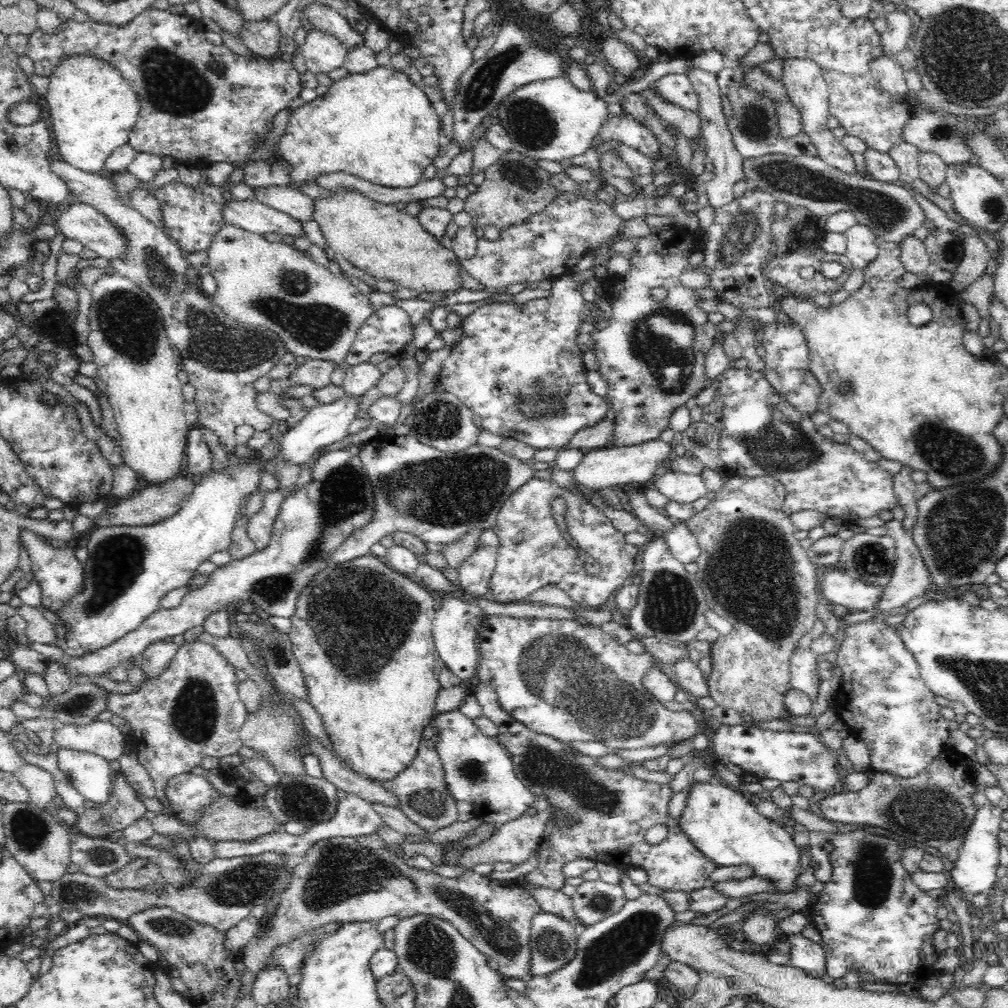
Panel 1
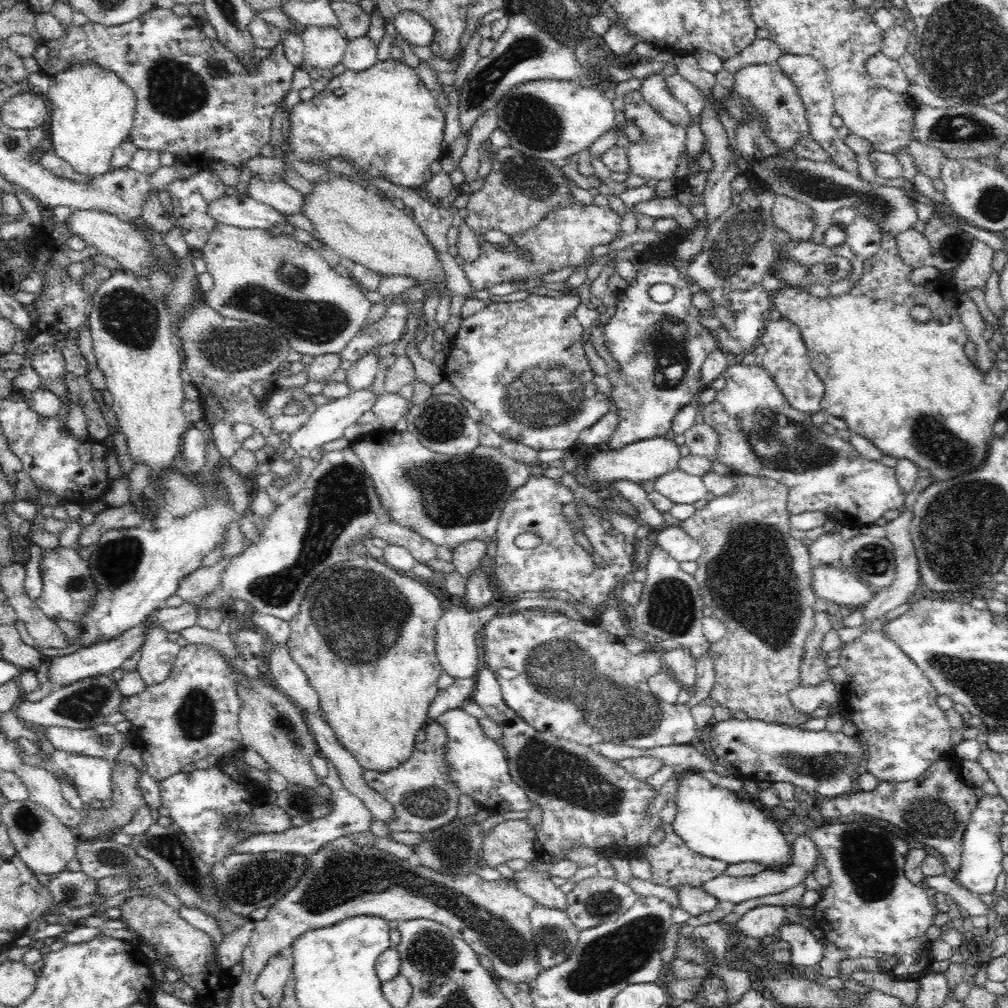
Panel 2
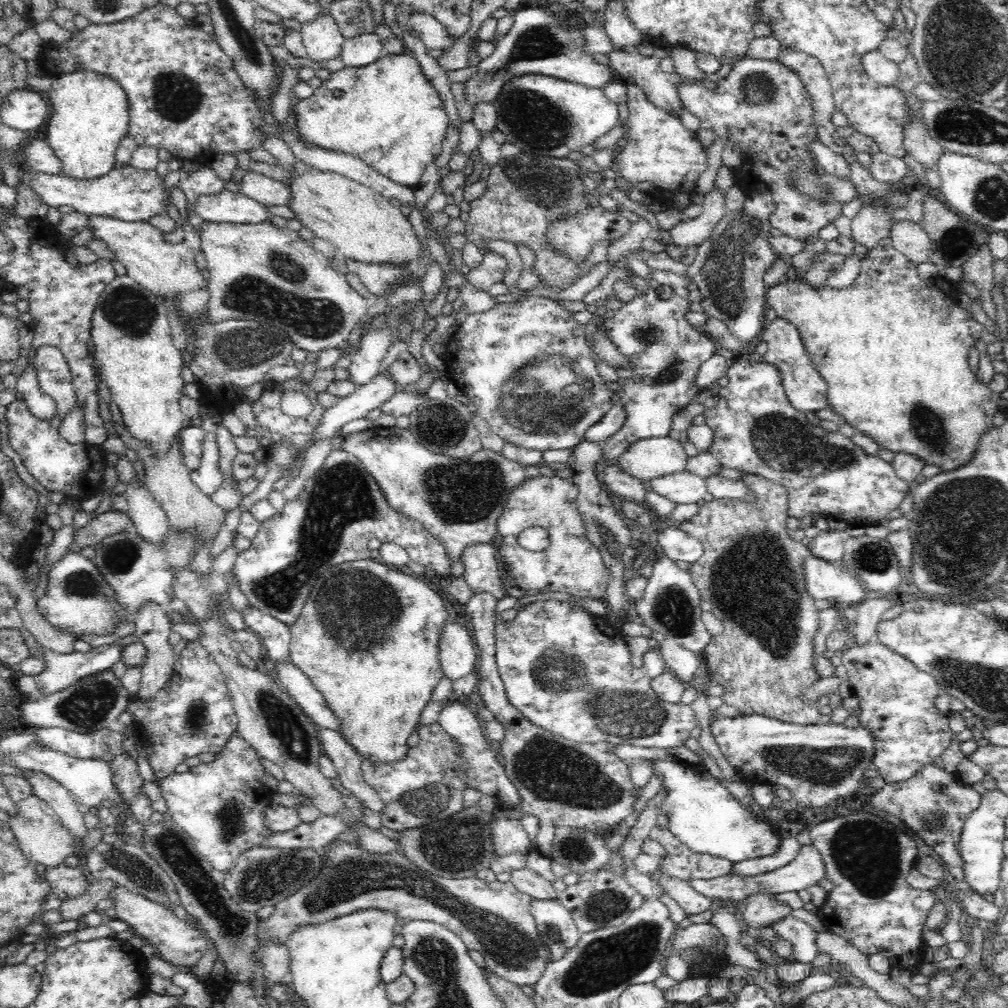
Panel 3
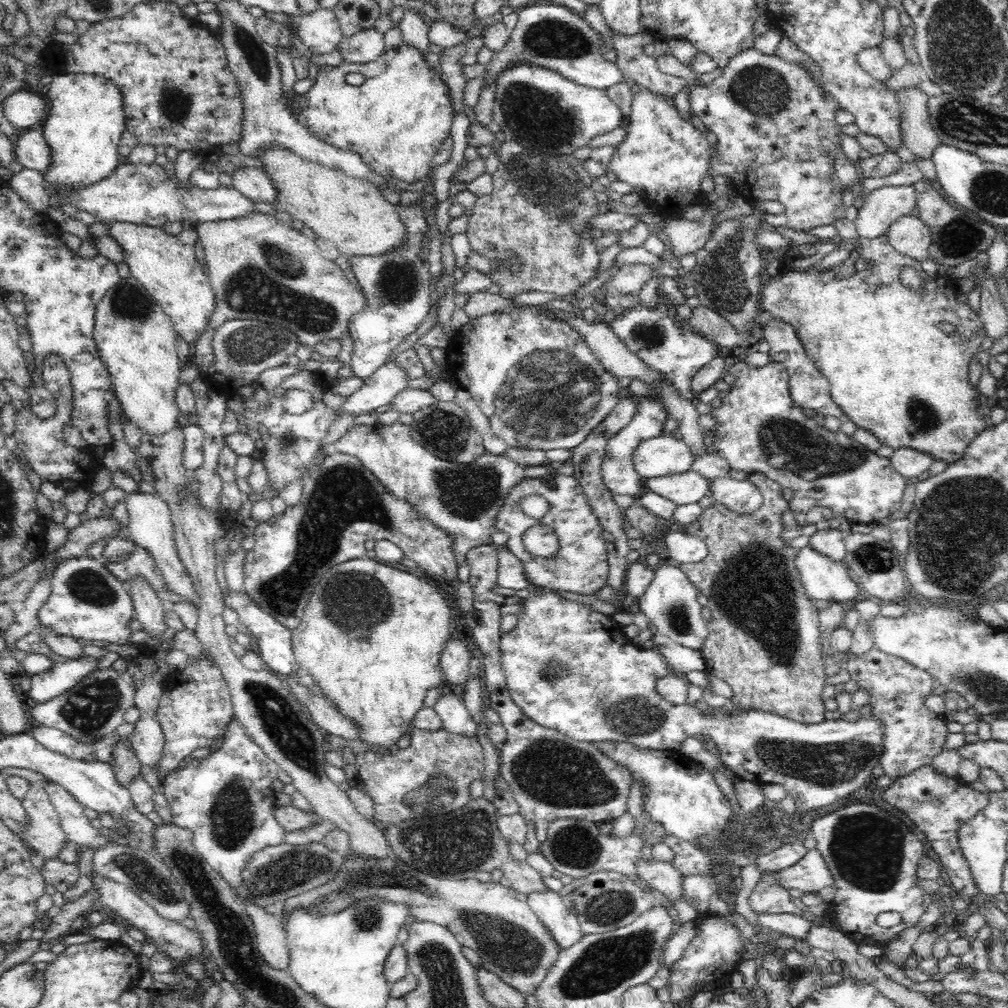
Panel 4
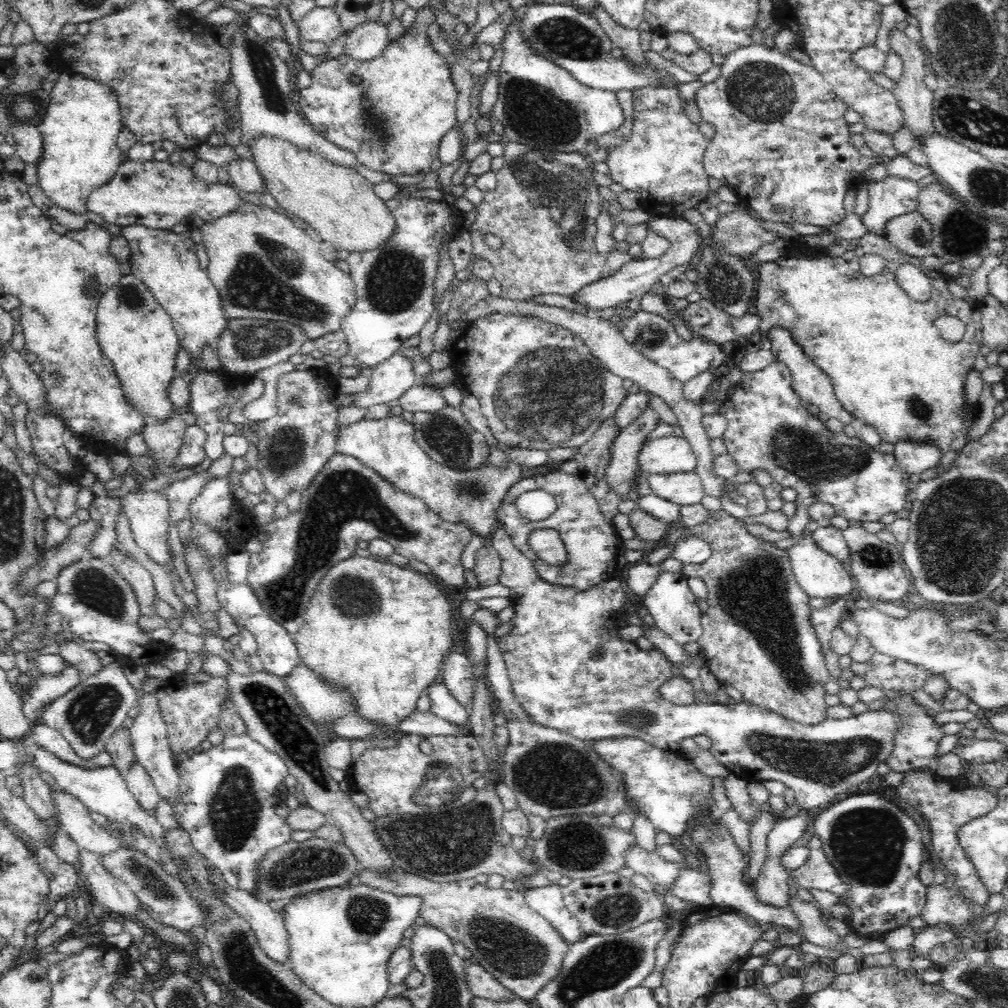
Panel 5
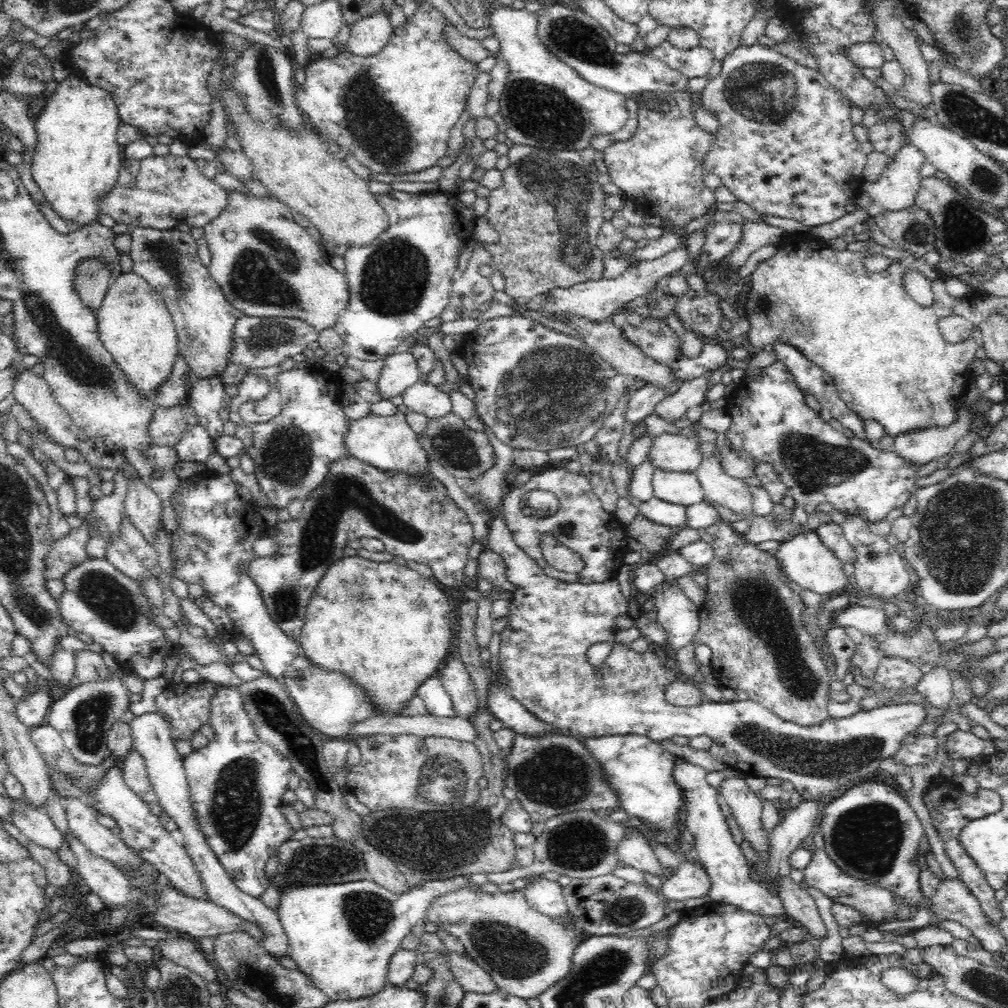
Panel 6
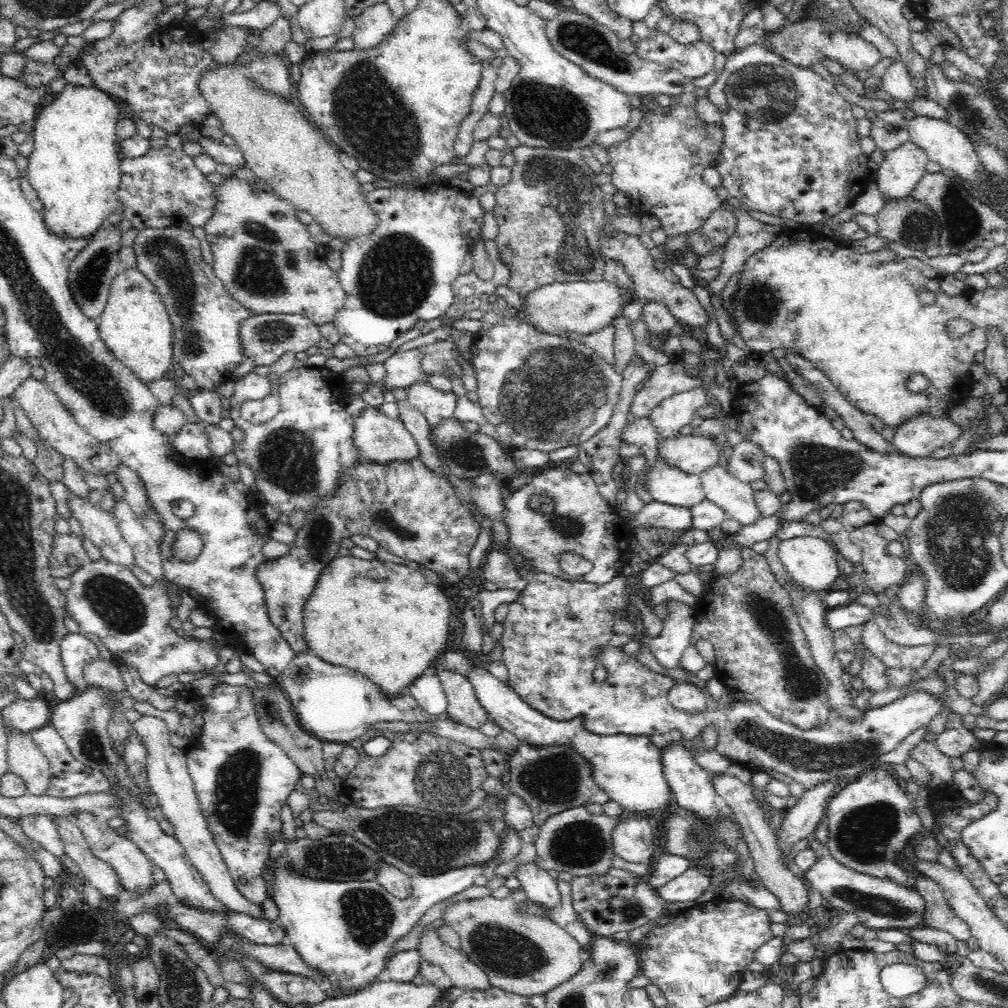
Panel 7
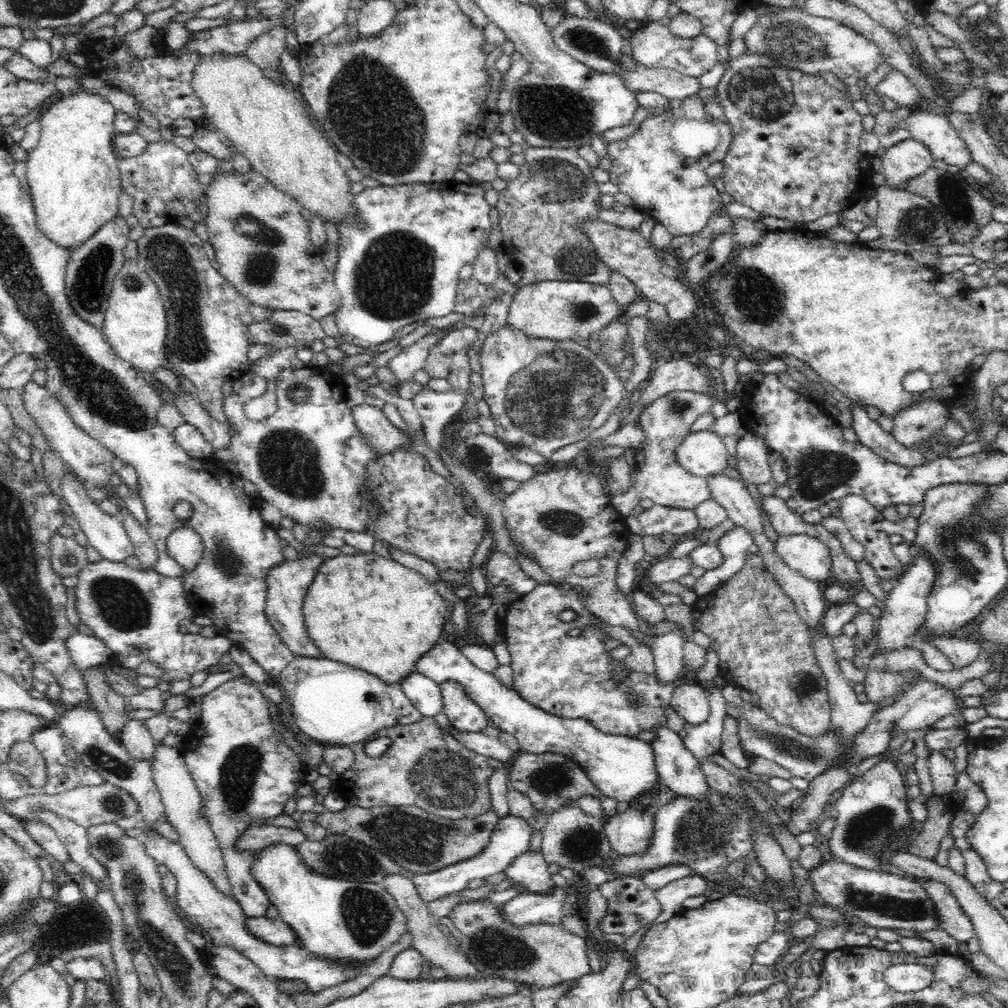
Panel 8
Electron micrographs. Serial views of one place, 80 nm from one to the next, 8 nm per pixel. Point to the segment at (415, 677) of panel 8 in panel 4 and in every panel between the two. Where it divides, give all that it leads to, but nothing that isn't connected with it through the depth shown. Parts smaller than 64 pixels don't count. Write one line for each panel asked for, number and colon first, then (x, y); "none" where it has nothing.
4: (451, 709)
5: (442, 704)
6: (438, 702)
7: (427, 691)

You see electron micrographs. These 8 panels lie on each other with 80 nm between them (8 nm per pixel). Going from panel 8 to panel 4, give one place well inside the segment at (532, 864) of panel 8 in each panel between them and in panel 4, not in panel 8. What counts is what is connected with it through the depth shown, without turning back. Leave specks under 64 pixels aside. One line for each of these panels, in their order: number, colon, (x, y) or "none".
4: (563, 925)
5: (547, 901)
6: (545, 896)
7: (541, 888)

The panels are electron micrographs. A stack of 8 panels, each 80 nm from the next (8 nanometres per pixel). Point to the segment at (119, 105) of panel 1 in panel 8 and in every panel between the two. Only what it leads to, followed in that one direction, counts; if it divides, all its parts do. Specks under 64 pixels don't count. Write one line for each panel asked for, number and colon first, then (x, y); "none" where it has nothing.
2: (92, 111)
3: (89, 118)
4: (83, 128)
5: (80, 127)
6: (77, 157)
7: (74, 167)
8: (73, 172)

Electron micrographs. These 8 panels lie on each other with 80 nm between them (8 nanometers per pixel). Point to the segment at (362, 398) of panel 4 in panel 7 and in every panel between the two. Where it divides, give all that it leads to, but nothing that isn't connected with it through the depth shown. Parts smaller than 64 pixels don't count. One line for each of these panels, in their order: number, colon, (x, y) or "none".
5: (389, 380)
6: (400, 372)
7: (403, 369)

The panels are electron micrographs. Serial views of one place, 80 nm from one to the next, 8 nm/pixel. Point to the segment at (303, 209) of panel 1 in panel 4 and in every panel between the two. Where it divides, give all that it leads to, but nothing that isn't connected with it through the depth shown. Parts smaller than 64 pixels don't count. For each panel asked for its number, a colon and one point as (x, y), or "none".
2: (281, 196)
3: (267, 191)
4: (253, 183)

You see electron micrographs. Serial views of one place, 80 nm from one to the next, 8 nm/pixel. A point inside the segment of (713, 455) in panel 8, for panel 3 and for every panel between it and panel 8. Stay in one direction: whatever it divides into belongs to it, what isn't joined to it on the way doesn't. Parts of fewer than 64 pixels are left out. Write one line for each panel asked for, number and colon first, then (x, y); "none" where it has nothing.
3: (652, 457)
4: (664, 455)
5: (670, 454)
6: (669, 452)
7: (692, 454)

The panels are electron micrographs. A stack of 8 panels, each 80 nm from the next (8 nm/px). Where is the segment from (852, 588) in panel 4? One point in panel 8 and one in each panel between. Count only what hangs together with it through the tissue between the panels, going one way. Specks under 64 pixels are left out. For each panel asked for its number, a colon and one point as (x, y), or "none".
5: (820, 575)
6: (805, 560)
7: (810, 561)
8: (811, 558)

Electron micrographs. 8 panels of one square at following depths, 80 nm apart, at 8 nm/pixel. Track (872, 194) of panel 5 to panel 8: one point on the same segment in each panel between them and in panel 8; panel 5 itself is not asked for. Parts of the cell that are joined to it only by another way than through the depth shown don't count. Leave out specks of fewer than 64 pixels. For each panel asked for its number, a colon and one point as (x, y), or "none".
6: (896, 188)
7: (901, 169)
8: (901, 162)

